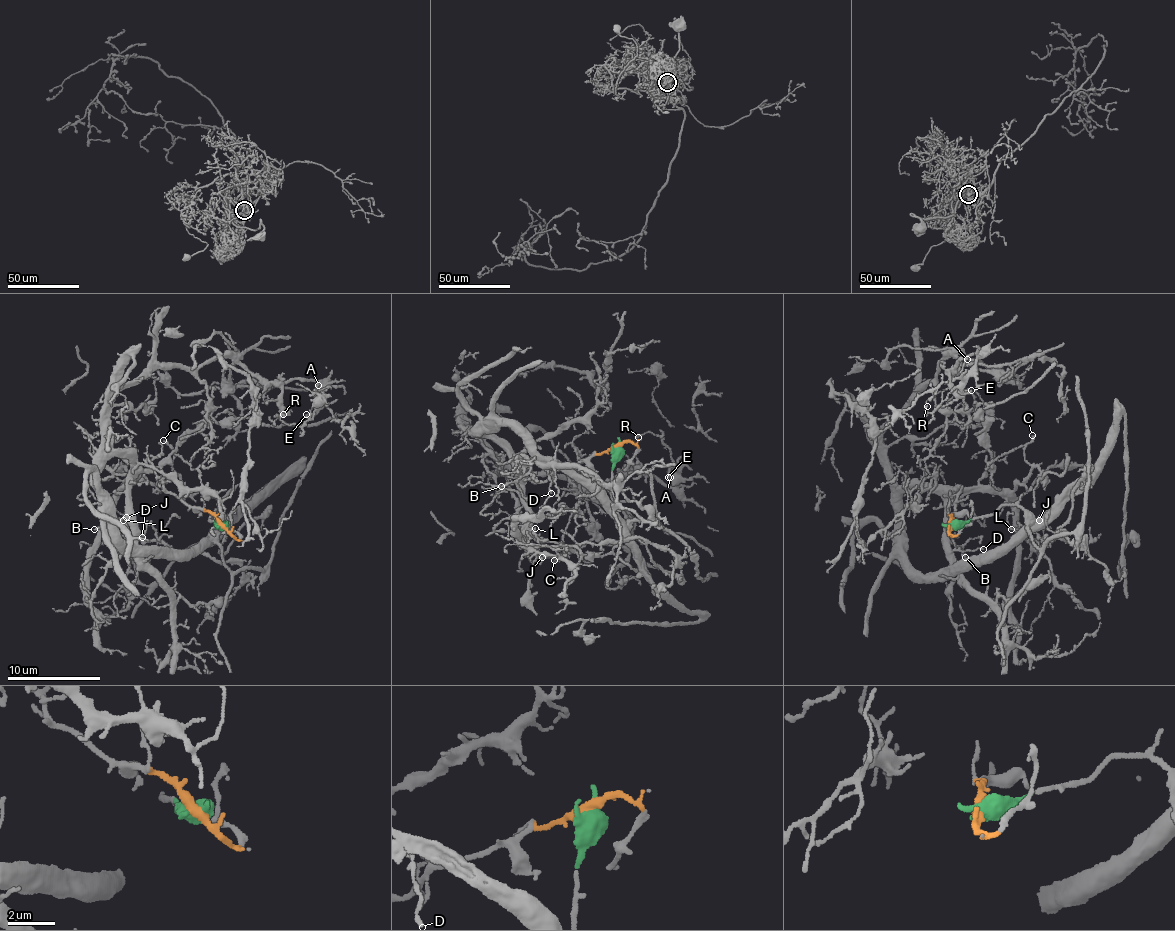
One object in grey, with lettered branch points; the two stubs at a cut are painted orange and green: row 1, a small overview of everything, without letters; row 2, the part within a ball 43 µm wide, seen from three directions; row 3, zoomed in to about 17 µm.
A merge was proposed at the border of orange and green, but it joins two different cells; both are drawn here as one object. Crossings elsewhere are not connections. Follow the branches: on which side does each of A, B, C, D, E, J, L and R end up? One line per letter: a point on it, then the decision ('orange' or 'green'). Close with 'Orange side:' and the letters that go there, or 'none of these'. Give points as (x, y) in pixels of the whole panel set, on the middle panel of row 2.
A: (670, 477) | orange
B: (501, 486) | orange
C: (554, 560) | orange
D: (551, 493) | orange
E: (668, 477) | orange
J: (542, 557) | orange
L: (535, 528) | orange
R: (638, 437) | orange
Orange side: A, B, C, D, E, J, L, R

